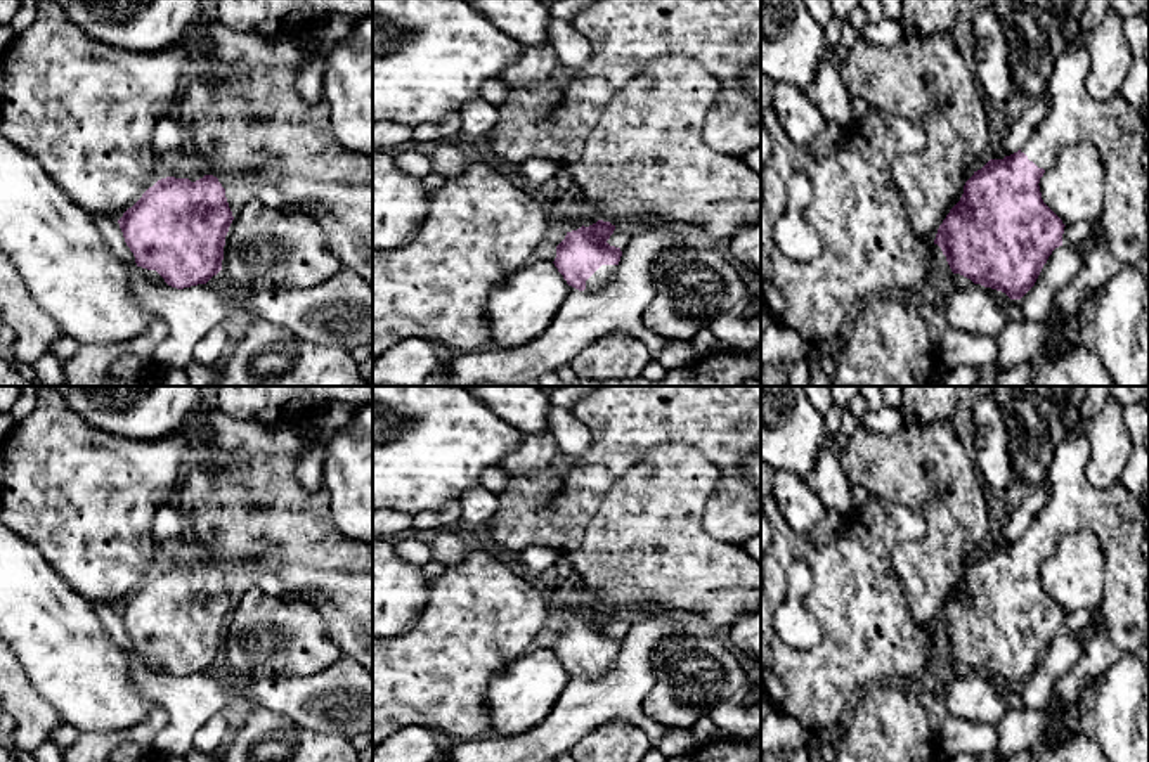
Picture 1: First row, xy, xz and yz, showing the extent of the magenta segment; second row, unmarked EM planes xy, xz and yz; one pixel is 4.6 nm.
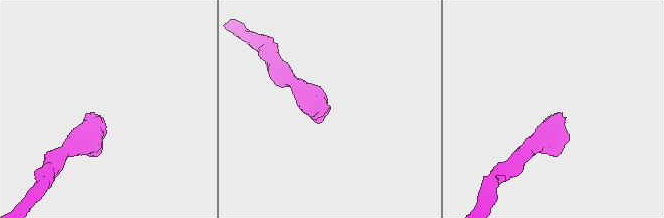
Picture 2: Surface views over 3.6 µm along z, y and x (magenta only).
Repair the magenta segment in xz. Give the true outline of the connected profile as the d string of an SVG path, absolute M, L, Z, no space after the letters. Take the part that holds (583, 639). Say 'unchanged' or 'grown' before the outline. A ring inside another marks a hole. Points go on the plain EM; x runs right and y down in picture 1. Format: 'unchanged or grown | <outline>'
grown | M598 608L567 620L556 634L553 651L570 677L593 681L612 670L622 644L620 636L607 630L613 618L615 613Z

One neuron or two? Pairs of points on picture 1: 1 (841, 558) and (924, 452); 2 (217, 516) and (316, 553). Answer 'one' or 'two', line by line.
1: two
2: one

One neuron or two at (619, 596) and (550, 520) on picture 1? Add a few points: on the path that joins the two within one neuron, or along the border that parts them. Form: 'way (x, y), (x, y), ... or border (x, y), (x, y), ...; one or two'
border (597, 513), (586, 529), (584, 539), (567, 555); two

